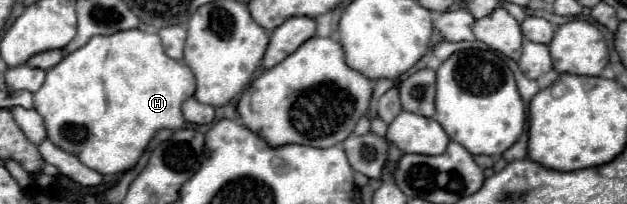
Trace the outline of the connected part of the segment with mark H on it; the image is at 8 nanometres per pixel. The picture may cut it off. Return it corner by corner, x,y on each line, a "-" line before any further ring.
124,30
124,32
114,32
110,36
94,36
86,46
74,50
72,54
68,54
60,64
56,64
54,68
50,68
46,72
46,82
42,84
42,88
34,94
34,108
36,112
44,118
44,126
46,126
46,132
48,132
48,138
62,150
78,156
82,160
82,164
86,164
88,168
100,172
100,174
120,174
120,172
126,172
130,170
138,158
142,156
144,148
148,146
148,142
154,138
154,134
158,130
178,130
184,126
184,116
182,116
182,102
186,102
192,94
194,94
194,88
196,88
196,82
194,82
194,74
190,72
190,68
178,60
172,60
164,54
164,48
162,48
162,42
160,42
160,36
154,34
154,32
142,32
142,30

